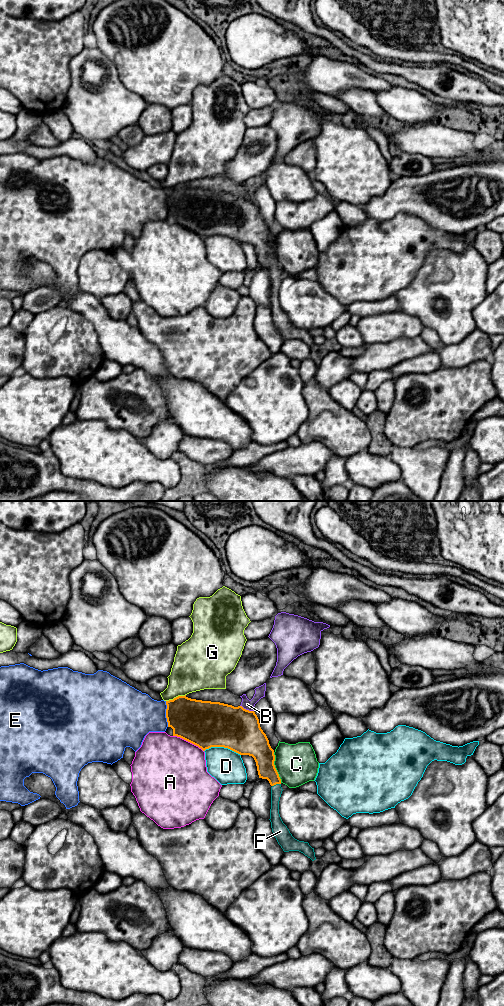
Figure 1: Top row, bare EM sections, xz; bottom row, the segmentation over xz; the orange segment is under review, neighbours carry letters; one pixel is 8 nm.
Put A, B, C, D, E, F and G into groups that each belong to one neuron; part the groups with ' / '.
A / B / C / D / E / F / G

